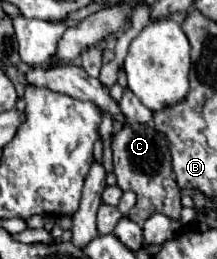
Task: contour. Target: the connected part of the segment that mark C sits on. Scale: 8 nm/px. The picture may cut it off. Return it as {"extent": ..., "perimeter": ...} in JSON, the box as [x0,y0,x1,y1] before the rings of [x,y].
{"extent":[111,123,181,225],"perimeter":[[[125,123],[119,133],[111,139],[113,163],[117,185],[123,191],[137,193],[137,205],[131,209],[129,219],[143,225],[153,213],[163,213],[171,219],[179,219],[181,213],[181,191],[173,177],[173,161],[169,155],[169,143],[153,123]]]}

